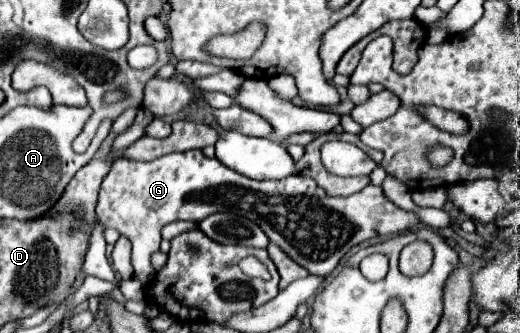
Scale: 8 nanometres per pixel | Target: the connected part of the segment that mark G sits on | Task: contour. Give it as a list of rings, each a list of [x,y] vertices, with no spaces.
[[[202,150],[174,152],[162,158],[156,158],[152,162],[138,162],[128,158],[114,160],[110,172],[106,174],[102,182],[100,198],[96,206],[96,214],[106,228],[116,228],[122,236],[130,238],[134,278],[138,278],[144,286],[148,286],[150,280],[154,280],[156,276],[156,270],[150,264],[150,256],[160,250],[160,230],[174,220],[200,222],[206,216],[216,212],[234,212],[256,222],[268,234],[270,242],[280,246],[294,262],[308,268],[308,272],[316,276],[328,276],[352,246],[358,246],[372,238],[382,240],[388,236],[396,236],[396,234],[402,234],[404,230],[420,226],[420,218],[414,212],[402,210],[394,202],[390,202],[384,196],[380,186],[370,184],[368,188],[352,196],[330,198],[308,176],[296,174],[296,176],[288,176],[288,180],[252,180],[230,170],[218,158],[206,158]]]

